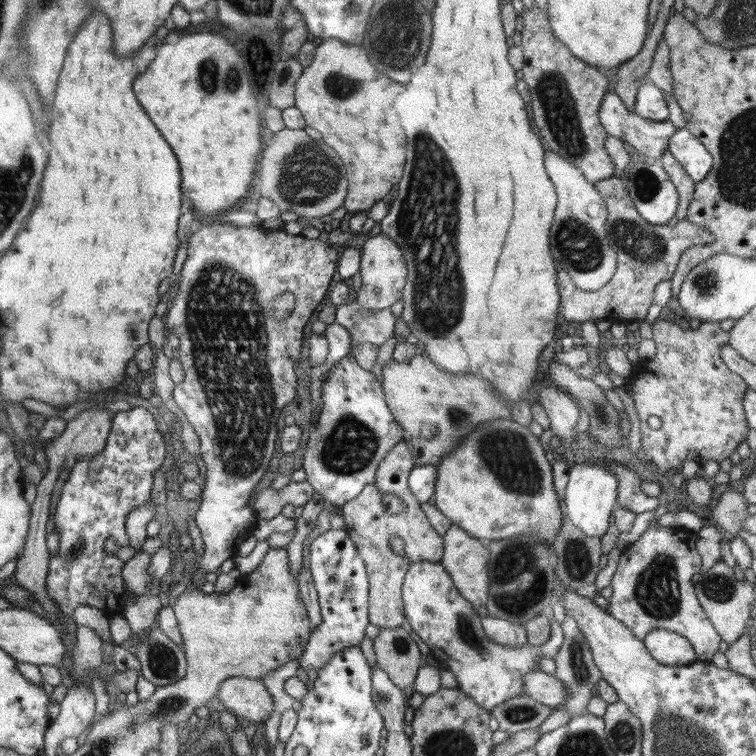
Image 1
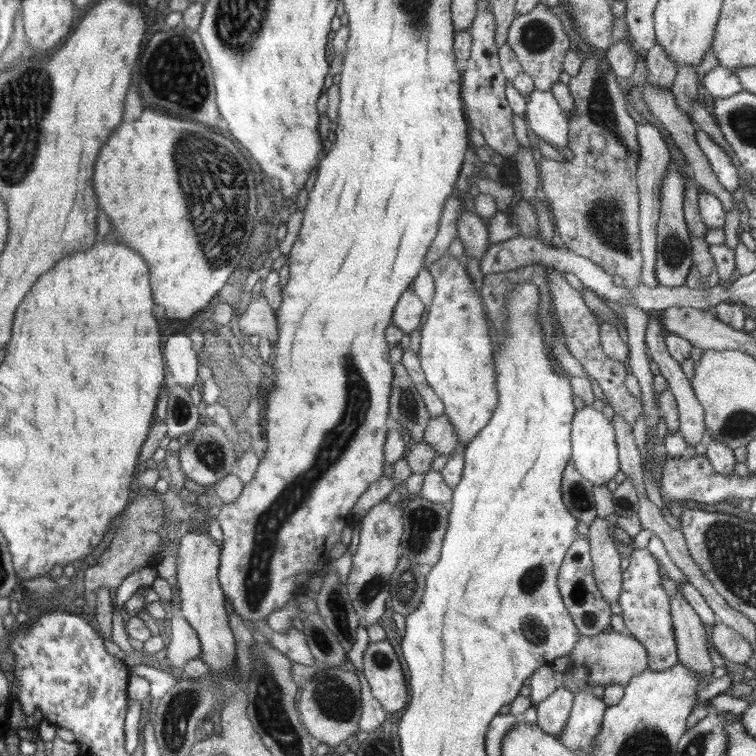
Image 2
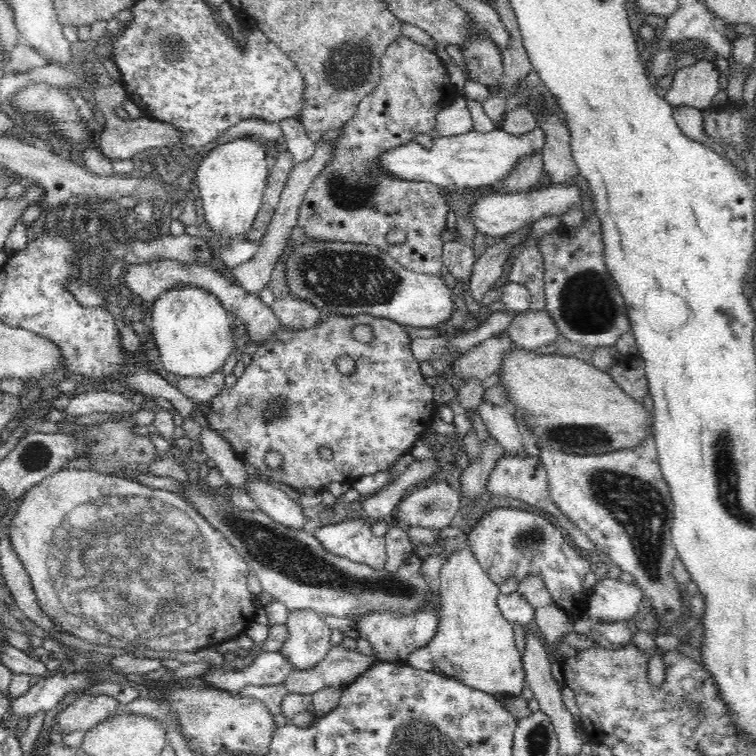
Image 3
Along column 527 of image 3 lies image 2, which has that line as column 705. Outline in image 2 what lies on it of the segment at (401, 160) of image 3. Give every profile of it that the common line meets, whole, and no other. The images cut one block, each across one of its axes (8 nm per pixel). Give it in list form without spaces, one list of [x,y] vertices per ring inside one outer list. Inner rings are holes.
[[[697,129],[695,138],[699,148],[702,149],[704,156],[708,159],[720,185],[730,193],[734,193],[739,188],[739,178],[736,173],[736,166],[732,164],[728,154],[704,130]]]

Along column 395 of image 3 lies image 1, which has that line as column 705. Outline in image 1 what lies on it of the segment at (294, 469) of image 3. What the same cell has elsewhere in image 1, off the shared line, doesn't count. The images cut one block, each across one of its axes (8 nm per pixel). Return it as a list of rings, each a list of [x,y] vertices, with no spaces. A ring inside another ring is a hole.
[[[660,320],[656,321],[656,323],[651,326],[651,329],[653,332],[652,339],[654,339],[654,342],[656,343],[656,355],[650,360],[641,359],[637,362],[637,366],[633,367],[632,374],[628,376],[630,378],[630,383],[624,387],[626,392],[632,397],[632,400],[634,400],[636,416],[638,416],[638,422],[640,422],[640,436],[642,436],[640,442],[642,443],[640,444],[640,448],[638,448],[638,454],[635,456],[642,463],[649,463],[650,465],[656,466],[656,471],[652,471],[652,469],[648,470],[653,473],[664,473],[667,470],[680,469],[687,459],[697,461],[698,464],[702,466],[708,462],[708,460],[720,463],[724,459],[729,458],[732,454],[737,452],[738,446],[746,440],[749,430],[744,414],[744,407],[742,406],[742,398],[744,398],[744,394],[746,394],[746,390],[748,390],[749,386],[744,382],[744,379],[742,379],[740,375],[734,374],[734,372],[724,364],[724,361],[720,356],[720,348],[728,344],[728,341],[730,340],[729,333],[722,330],[721,325],[716,322],[701,322],[696,330],[693,330],[691,327],[689,330],[682,330],[682,328],[680,328],[678,324],[675,324],[673,320]],[[652,415],[658,416],[662,421],[661,427],[657,430],[648,426],[648,417]]]

